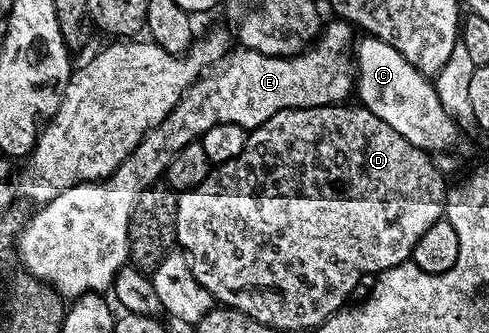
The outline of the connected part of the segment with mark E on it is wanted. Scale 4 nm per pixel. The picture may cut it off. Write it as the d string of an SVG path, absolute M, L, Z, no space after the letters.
M331 20L312 46L295 56L265 55L237 48L212 65L111 176L73 186L35 210L31 221L26 221L17 233L21 245L17 252L19 263L28 274L50 284L64 298L78 298L86 292L106 293L114 285L119 269L129 260L127 231L133 210L142 201L143 192L166 175L173 158L185 146L196 143L220 123L241 126L250 132L283 109L340 104L352 95L353 64L348 57L345 59L345 51L348 53L354 45L355 30L345 20Z

